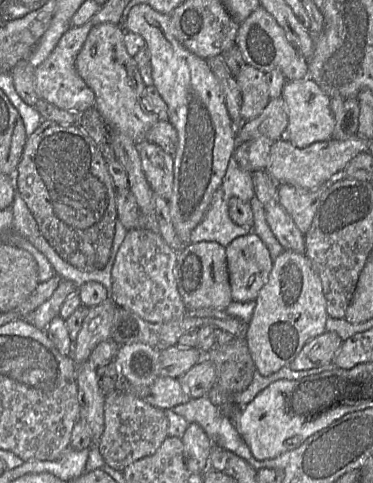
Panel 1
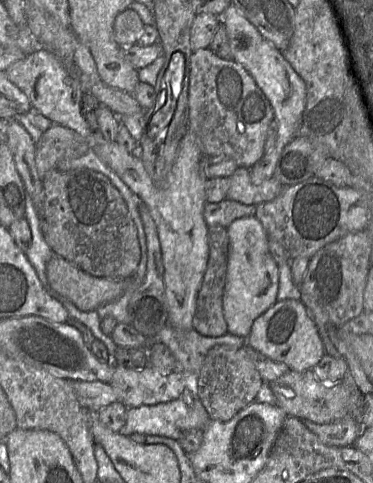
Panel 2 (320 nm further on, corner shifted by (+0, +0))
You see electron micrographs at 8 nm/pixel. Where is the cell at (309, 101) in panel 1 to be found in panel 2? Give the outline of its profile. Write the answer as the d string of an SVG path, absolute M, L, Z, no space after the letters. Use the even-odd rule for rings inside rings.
M232 3L219 17L228 35L233 59L250 73L258 87L266 95L278 124L278 136L274 148L268 153L264 153L257 163L249 169L252 183L259 185L274 176L284 148L297 136L306 106L306 85L282 52L266 40Z

